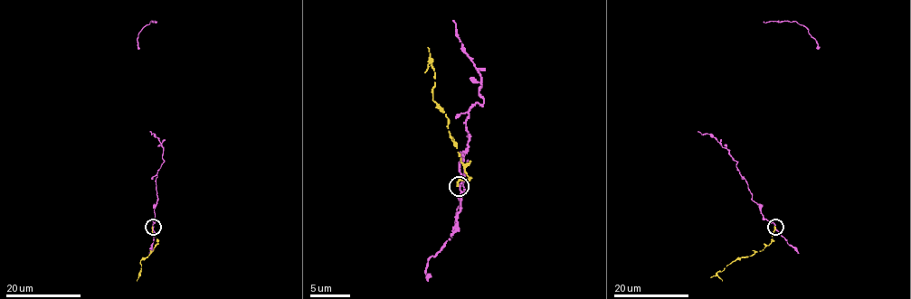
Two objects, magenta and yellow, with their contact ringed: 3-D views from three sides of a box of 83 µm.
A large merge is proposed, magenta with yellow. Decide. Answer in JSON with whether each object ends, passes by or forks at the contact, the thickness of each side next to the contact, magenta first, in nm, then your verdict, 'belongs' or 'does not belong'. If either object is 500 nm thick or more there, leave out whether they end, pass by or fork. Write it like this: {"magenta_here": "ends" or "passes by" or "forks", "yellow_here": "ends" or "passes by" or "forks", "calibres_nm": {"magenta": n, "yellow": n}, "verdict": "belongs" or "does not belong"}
{"magenta_here": "passes by", "yellow_here": "ends", "calibres_nm": {"magenta": 180, "yellow": 280}, "verdict": "does not belong"}

